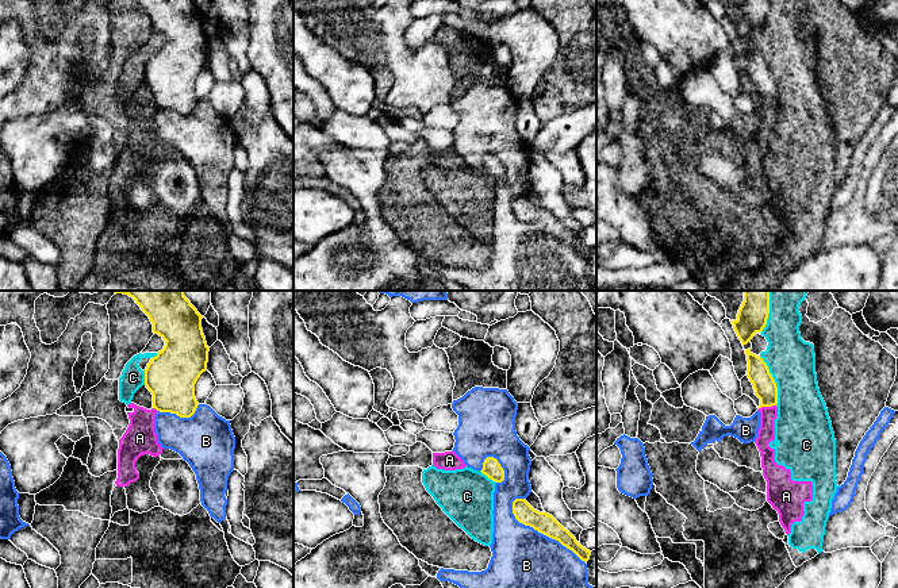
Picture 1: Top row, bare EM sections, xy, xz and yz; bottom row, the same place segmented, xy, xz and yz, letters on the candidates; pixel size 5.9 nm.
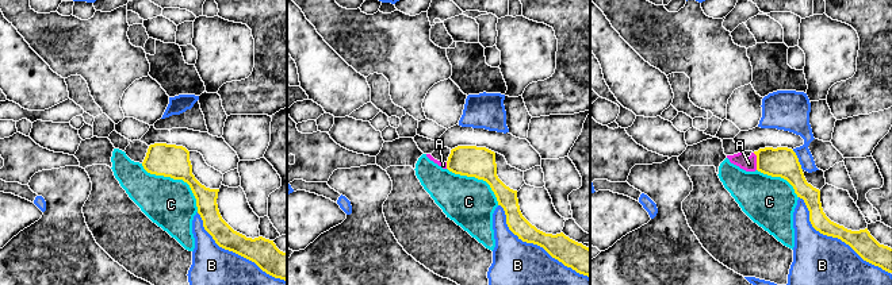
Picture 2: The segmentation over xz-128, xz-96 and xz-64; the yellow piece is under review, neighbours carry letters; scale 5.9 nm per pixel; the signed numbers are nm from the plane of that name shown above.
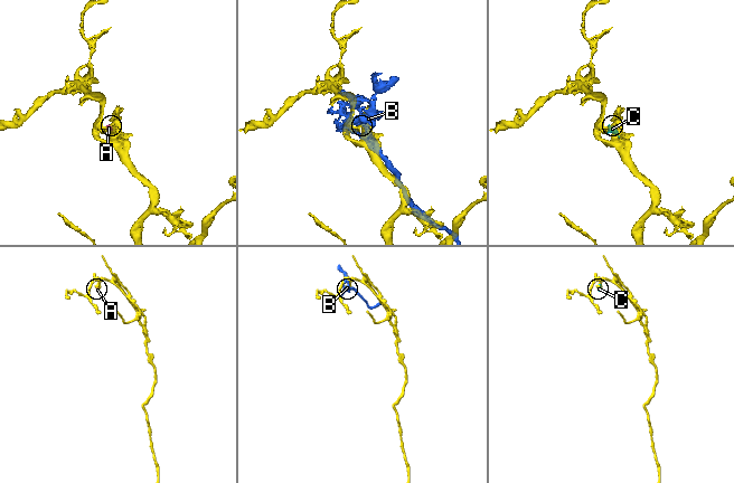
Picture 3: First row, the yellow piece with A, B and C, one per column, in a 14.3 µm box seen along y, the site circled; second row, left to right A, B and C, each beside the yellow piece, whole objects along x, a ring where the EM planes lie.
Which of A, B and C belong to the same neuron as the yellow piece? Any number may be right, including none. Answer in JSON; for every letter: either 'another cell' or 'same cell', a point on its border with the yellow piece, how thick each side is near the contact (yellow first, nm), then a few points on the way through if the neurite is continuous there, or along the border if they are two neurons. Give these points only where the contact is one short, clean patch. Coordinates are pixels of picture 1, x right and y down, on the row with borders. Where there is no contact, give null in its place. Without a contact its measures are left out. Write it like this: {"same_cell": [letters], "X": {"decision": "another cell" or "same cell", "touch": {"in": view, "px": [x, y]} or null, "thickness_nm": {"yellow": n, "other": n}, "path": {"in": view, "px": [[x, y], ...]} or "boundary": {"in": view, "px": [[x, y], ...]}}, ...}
{"same_cell": [], "A": {"decision": "another cell", "touch": {"in": "yz", "px": [767, 406]}, "thickness_nm": {"yellow": 140, "other": 100}, "boundary": {"in": "yz", "px": [[775, 404], [759, 408]]}}, "B": {"decision": "another cell", "touch": {"in": "xz", "px": [542, 533]}, "thickness_nm": {"yellow": 120, "other": 360}}, "C": {"decision": "another cell", "touch": {"in": "yz", "px": [774, 380]}, "thickness_nm": {"yellow": 140, "other": 280}}}

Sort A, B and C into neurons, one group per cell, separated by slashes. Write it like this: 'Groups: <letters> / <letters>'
Groups: A C / B

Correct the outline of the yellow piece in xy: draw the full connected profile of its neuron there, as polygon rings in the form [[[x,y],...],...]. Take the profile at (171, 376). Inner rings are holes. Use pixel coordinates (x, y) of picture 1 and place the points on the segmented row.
[[[115,291],[116,293],[133,297],[149,316],[153,333],[165,341],[164,349],[150,360],[145,369],[145,385],[153,395],[153,408],[180,418],[191,418],[199,406],[195,397],[195,384],[207,370],[210,351],[202,328],[203,316],[184,296],[184,291]]]

